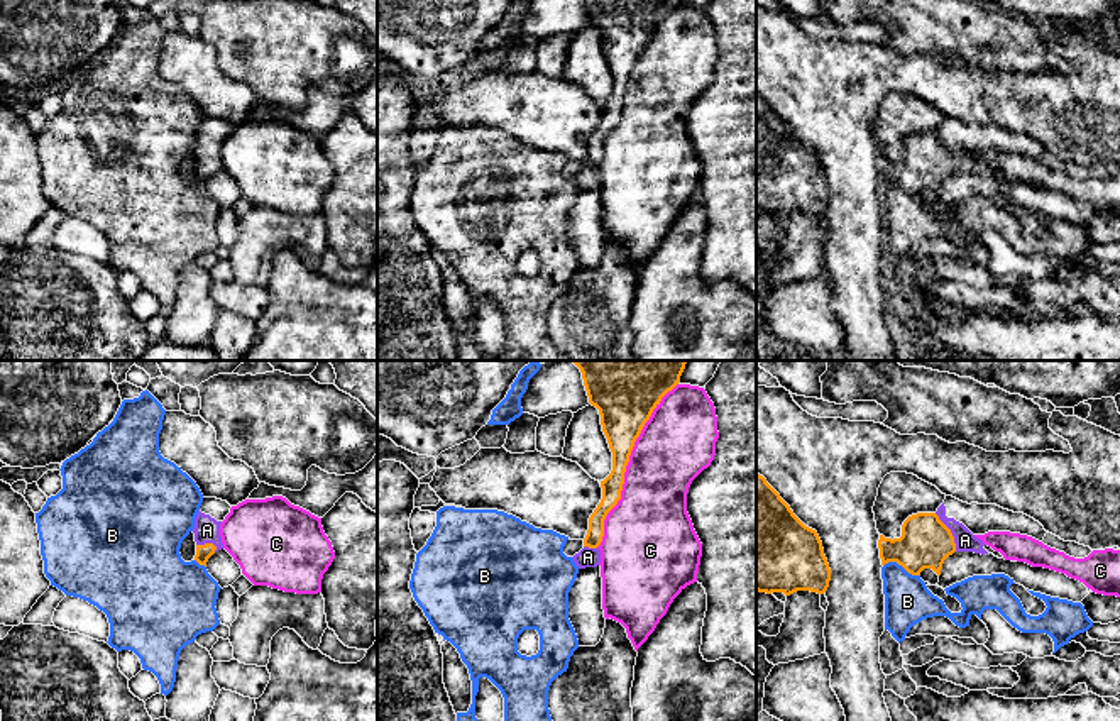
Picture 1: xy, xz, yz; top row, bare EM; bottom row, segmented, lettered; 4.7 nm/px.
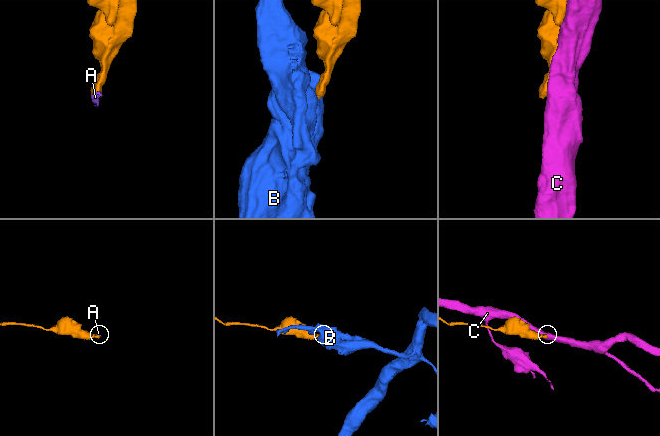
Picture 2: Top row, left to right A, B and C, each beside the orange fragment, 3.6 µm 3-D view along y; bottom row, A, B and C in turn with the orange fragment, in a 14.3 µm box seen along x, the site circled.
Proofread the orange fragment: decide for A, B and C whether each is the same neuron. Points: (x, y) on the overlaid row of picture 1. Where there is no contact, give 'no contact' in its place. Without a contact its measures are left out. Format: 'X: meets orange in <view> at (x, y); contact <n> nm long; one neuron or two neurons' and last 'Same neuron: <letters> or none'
A: meets orange in yz at (949, 532); contact 220 nm long; one neuron
B: meets orange in yz at (902, 566); contact 190 nm long; two neurons
C: meets orange in xz at (626, 464); contact 850 nm long; two neurons
Same neuron: A

